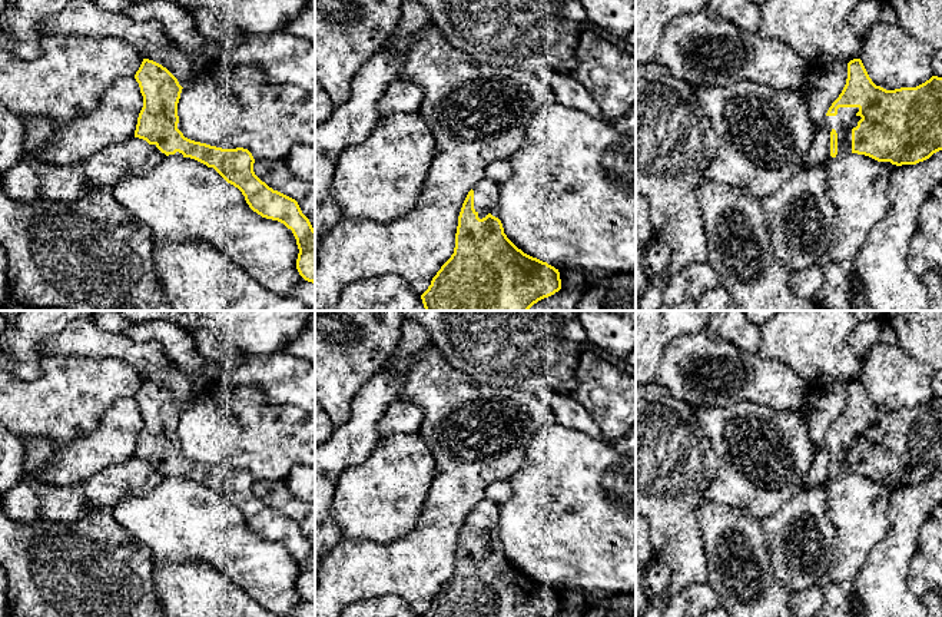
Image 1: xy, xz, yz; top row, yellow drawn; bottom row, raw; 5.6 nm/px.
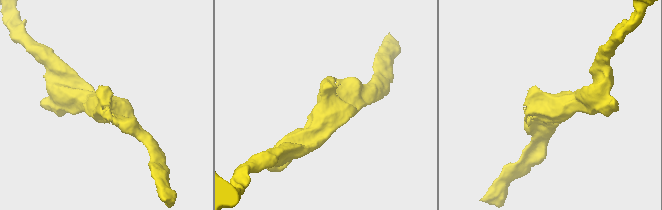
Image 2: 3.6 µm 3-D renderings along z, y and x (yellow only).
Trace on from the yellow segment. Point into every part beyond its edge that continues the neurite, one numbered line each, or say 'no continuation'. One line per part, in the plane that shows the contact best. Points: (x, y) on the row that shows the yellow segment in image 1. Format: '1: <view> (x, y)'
1: yz (845, 120)

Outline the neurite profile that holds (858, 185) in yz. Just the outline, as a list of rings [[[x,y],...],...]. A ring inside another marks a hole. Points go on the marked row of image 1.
[[[858,153],[829,157],[825,166],[827,198],[837,208],[827,259],[839,265],[849,265],[865,245],[872,229],[889,212],[889,176],[892,172],[882,162]]]

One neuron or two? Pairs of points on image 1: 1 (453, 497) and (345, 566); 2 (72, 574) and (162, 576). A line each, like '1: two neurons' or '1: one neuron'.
1: one neuron
2: two neurons

